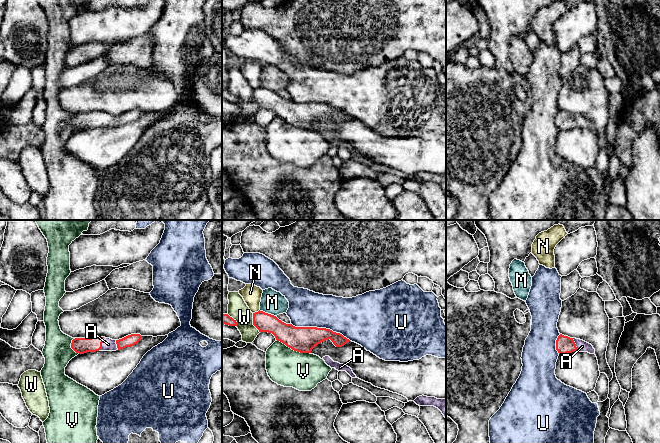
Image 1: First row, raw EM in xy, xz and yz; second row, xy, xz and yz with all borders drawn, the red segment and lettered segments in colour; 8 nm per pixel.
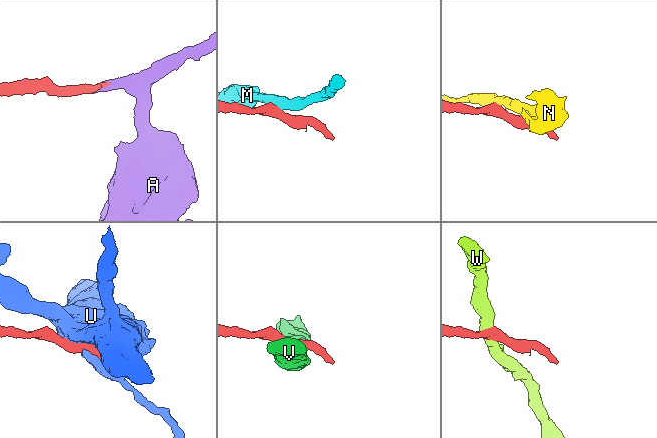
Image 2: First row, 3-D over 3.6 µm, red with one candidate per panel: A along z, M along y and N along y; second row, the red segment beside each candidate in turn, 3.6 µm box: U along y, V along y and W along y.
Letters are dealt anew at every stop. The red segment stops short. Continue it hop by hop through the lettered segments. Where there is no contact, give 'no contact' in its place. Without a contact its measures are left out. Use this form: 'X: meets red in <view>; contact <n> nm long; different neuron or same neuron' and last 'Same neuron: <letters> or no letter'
A: meets red in xy; contact 120 nm long; same neuron
M: meets red in xz; contact 140 nm long; different neuron
N: meets red in xz; contact 70 nm long; different neuron
U: meets red in xz; contact 500 nm long; different neuron
V: meets red in xz; contact 300 nm long; different neuron
W: meets red in xz; contact 170 nm long; different neuron
Same neuron: A

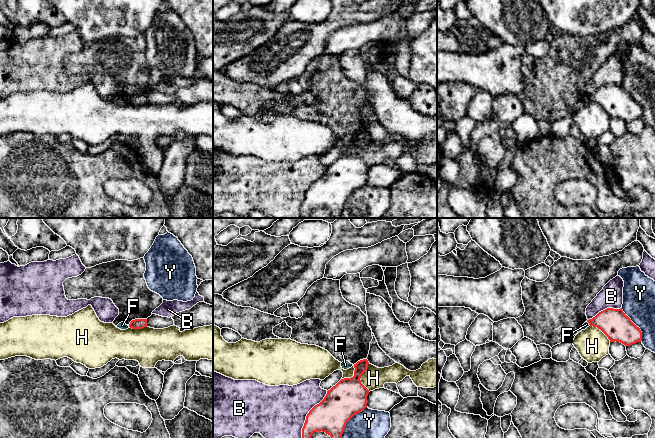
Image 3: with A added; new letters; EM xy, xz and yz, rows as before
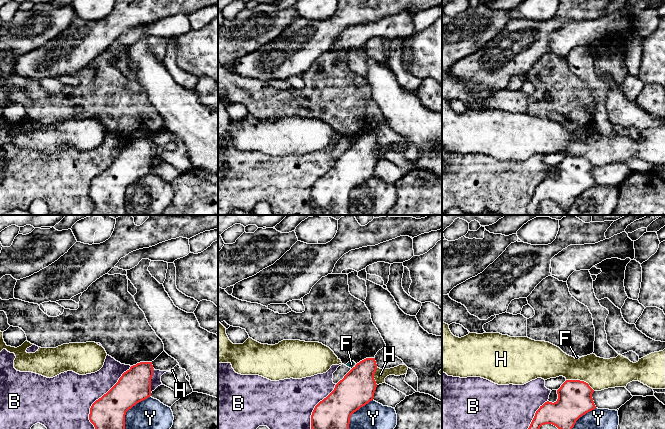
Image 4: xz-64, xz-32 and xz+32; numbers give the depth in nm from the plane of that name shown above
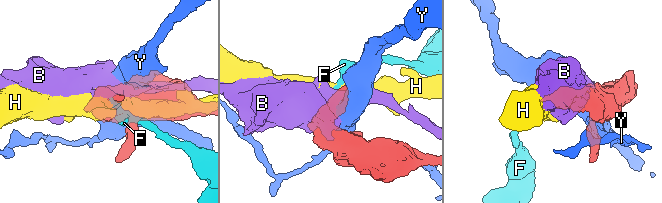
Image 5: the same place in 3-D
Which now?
B: meets red in xz; contact 440 nm long; different neuron
F: meets red in yz; contact 50 nm long; different neuron
H: meets red in xz; contact 240 nm long; different neuron
Y: meets red in yz; contact 320 nm long; different neuron
Same neuron: no letter

